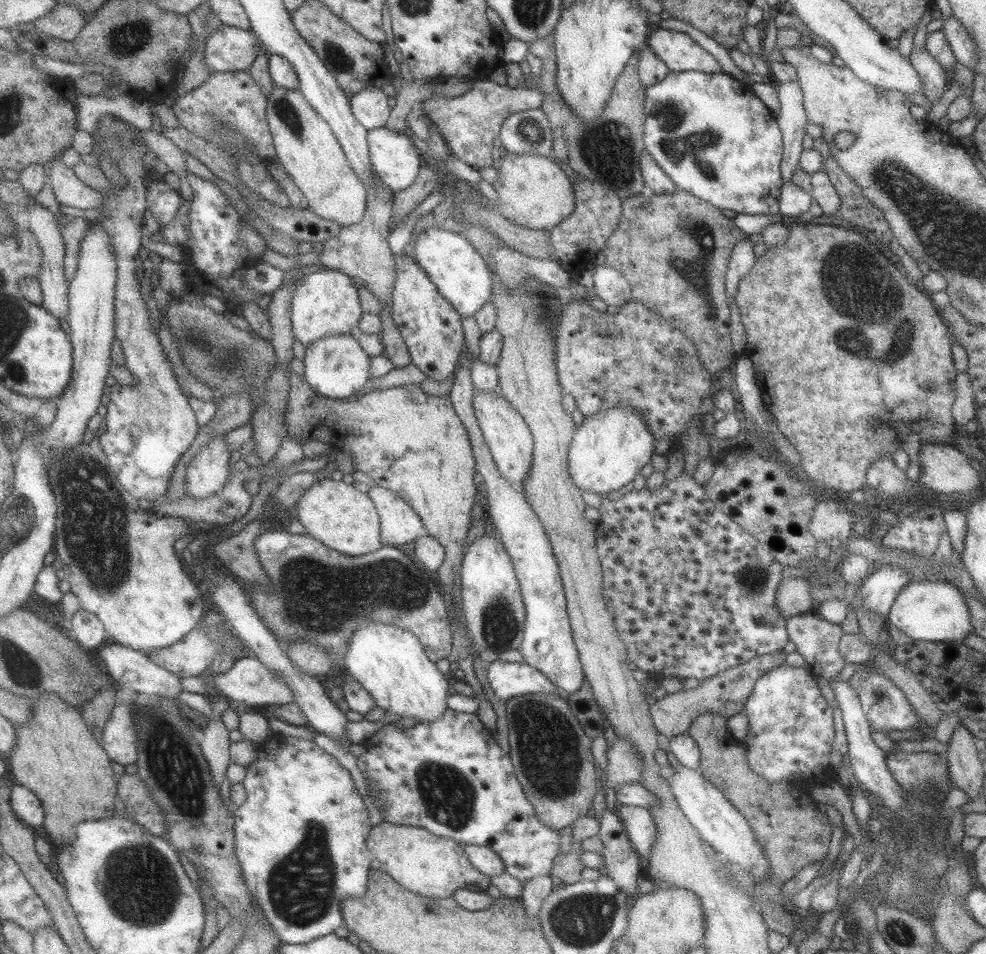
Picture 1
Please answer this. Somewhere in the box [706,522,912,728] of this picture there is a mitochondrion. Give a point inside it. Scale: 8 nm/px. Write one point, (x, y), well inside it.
(753, 581)

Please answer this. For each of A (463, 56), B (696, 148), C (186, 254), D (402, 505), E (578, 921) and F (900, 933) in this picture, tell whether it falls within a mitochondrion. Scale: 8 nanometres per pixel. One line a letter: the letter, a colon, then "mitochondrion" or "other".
A: other
B: mitochondrion
C: other
D: other
E: mitochondrion
F: mitochondrion

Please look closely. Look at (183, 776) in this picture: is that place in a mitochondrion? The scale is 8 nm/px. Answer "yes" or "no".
yes

